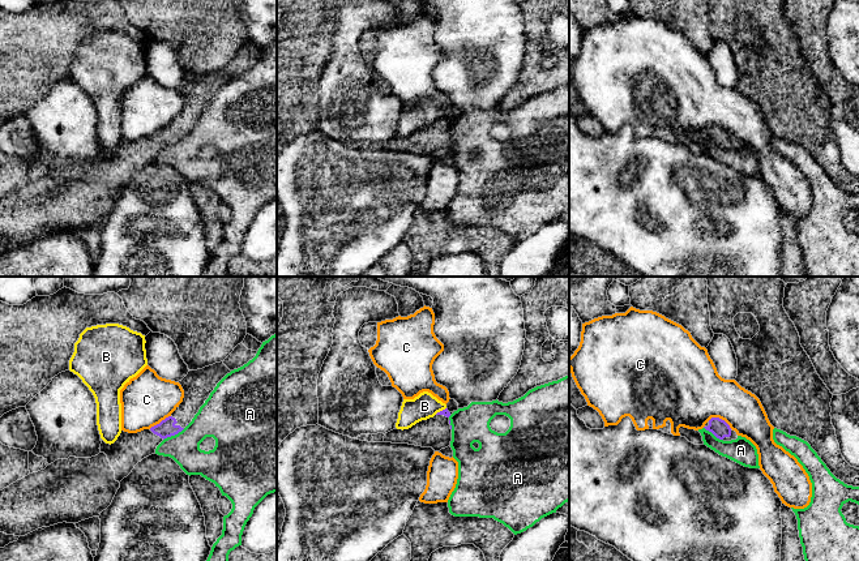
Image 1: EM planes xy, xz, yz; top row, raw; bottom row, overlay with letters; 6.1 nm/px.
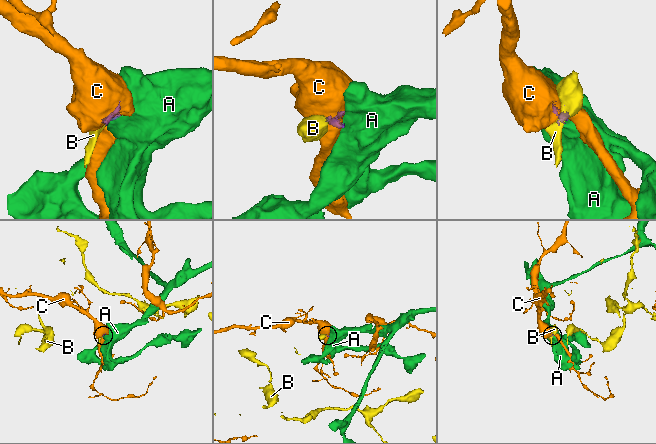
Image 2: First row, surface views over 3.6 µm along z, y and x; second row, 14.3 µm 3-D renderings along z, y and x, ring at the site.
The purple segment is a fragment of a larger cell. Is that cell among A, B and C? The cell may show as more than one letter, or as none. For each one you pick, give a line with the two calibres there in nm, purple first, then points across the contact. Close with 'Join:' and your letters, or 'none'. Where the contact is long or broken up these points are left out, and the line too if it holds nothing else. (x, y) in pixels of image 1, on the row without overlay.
Join: none

